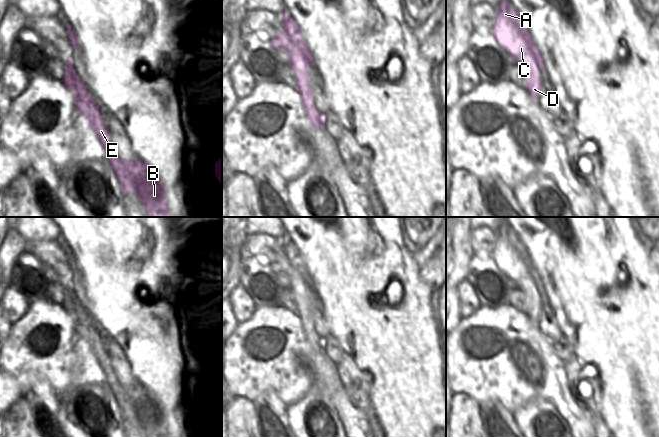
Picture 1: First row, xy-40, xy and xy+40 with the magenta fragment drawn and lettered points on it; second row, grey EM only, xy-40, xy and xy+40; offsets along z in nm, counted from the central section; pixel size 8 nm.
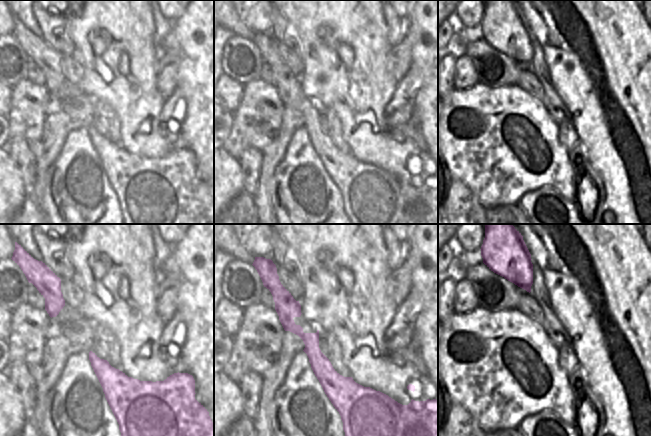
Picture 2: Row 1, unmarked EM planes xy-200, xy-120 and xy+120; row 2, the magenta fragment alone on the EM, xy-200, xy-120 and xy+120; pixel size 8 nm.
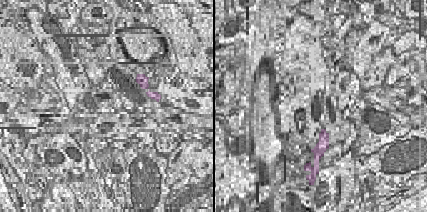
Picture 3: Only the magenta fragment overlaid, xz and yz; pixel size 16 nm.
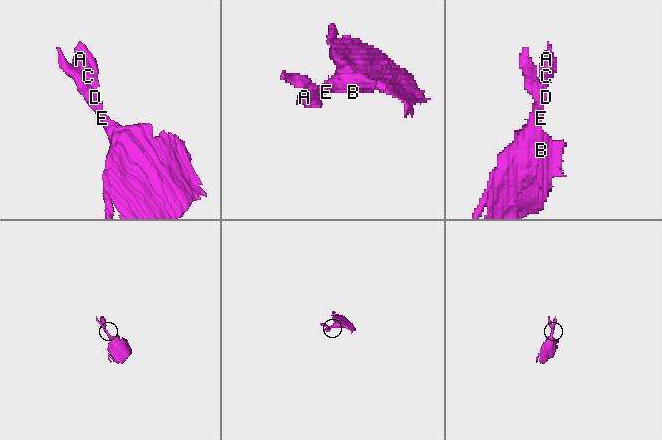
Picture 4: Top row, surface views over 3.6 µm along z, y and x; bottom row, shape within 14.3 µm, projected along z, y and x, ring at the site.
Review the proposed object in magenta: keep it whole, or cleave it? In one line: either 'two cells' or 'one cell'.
two cells

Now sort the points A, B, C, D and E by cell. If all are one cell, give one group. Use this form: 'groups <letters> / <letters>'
groups A C / B D E

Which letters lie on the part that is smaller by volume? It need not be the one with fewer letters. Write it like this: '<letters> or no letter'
A, C

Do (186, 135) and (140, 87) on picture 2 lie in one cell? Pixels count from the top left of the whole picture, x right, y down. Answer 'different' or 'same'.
different

